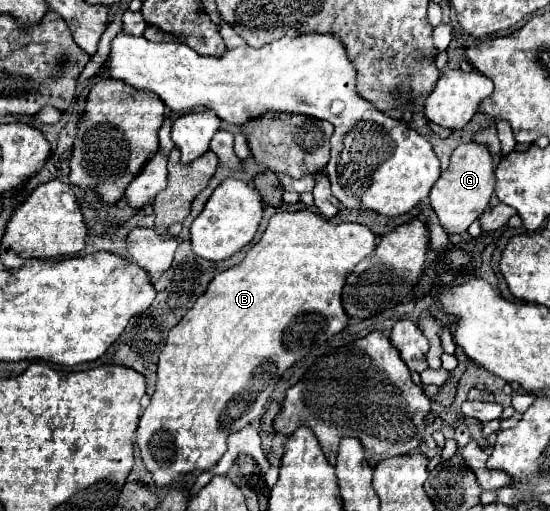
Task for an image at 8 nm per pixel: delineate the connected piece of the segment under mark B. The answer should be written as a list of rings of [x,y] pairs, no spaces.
[[[308,209],[302,211],[280,211],[276,215],[272,215],[262,239],[246,253],[244,261],[240,265],[234,265],[222,273],[218,273],[208,289],[204,291],[204,295],[194,303],[194,307],[184,315],[184,319],[180,319],[168,333],[166,345],[158,357],[158,381],[156,381],[156,391],[150,399],[150,405],[144,409],[142,417],[140,417],[140,425],[136,431],[136,447],[140,449],[140,457],[146,465],[146,469],[152,473],[154,485],[156,487],[166,487],[174,481],[178,481],[180,477],[196,471],[196,469],[212,469],[216,465],[216,461],[226,453],[226,445],[228,445],[228,437],[234,431],[244,429],[248,423],[252,423],[254,419],[262,419],[262,415],[266,413],[266,405],[274,393],[276,383],[280,381],[280,377],[284,375],[284,371],[288,371],[296,361],[300,361],[302,357],[306,357],[312,349],[316,349],[318,345],[322,345],[324,341],[328,341],[332,335],[344,331],[348,327],[348,313],[342,307],[342,289],[346,283],[346,275],[352,271],[352,267],[356,267],[364,257],[368,257],[378,245],[378,235],[374,235],[366,225],[360,223],[332,223],[330,219],[312,213]]]

